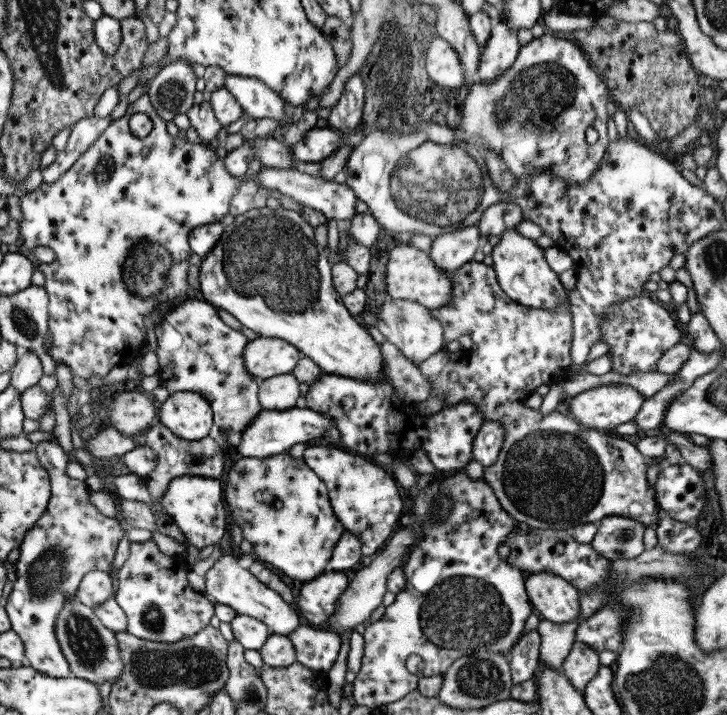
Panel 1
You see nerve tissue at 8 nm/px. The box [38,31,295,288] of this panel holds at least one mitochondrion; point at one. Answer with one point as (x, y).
(171, 94)

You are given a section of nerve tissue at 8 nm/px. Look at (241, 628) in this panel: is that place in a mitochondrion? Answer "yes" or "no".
no

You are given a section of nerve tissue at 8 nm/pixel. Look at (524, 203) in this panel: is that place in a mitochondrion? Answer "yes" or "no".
no

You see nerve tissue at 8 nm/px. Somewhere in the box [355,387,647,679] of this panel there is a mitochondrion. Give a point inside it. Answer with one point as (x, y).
(551, 474)

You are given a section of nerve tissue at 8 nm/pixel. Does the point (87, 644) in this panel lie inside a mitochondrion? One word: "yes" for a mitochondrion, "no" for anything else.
yes

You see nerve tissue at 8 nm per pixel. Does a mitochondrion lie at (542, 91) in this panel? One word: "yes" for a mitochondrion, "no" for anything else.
yes

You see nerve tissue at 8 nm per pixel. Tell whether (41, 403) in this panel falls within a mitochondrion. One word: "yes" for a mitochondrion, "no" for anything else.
no

